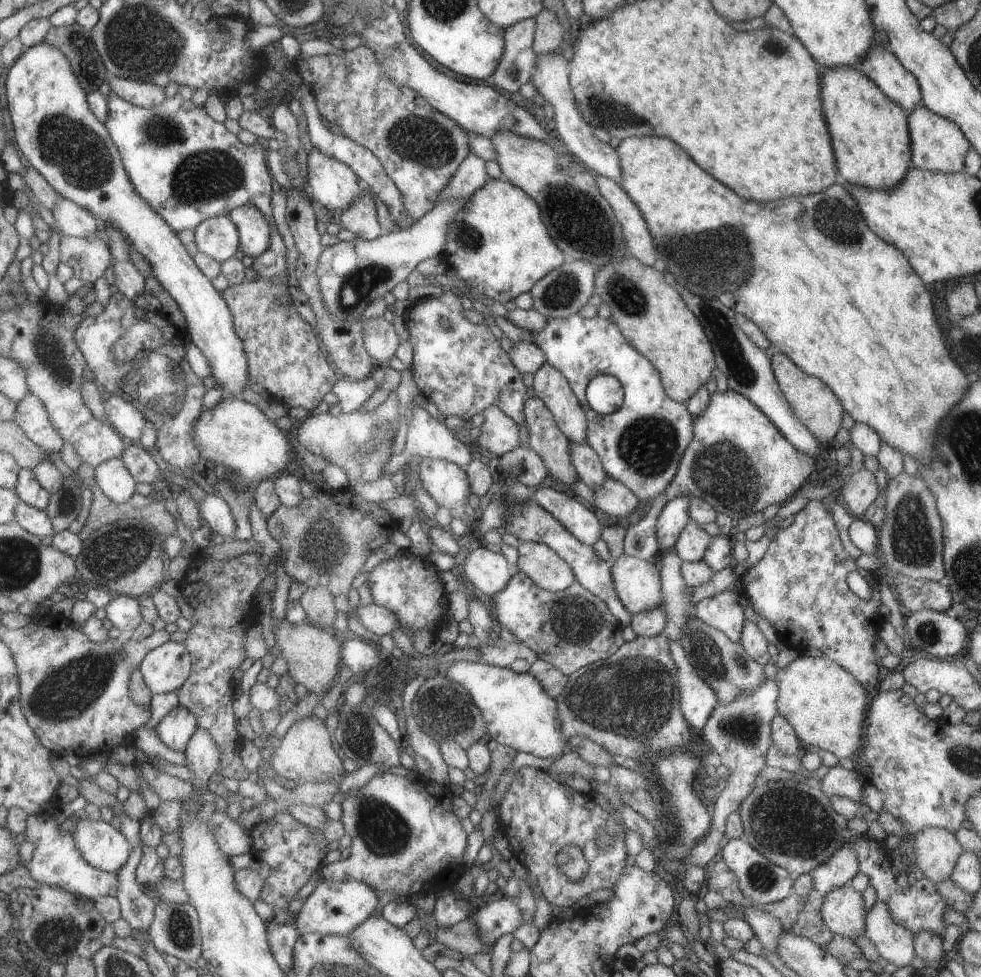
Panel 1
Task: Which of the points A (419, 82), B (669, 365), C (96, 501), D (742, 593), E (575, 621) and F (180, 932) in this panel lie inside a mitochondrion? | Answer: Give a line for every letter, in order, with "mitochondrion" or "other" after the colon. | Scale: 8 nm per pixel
A: other
B: other
C: other
D: other
E: mitochondrion
F: mitochondrion

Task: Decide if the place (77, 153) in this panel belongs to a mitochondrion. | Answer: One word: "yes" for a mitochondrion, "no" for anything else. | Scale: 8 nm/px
yes

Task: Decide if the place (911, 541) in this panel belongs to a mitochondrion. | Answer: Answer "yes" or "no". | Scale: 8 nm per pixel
yes

